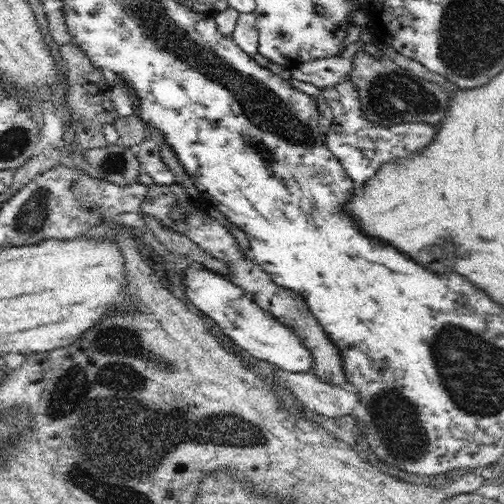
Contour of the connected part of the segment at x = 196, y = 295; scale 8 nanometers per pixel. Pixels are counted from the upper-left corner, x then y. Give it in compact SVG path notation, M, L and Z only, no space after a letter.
M188 268L184 274L184 282L186 282L186 294L192 300L192 304L212 318L222 328L224 334L228 334L234 340L234 344L238 344L252 356L266 360L282 370L292 373L314 370L311 351L306 348L294 330L278 322L277 318L267 310L260 308L244 289L236 286L230 278L210 272L210 269Z

